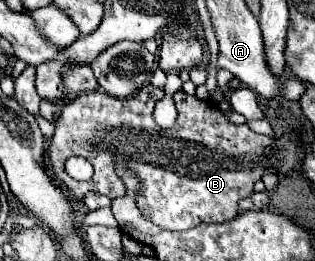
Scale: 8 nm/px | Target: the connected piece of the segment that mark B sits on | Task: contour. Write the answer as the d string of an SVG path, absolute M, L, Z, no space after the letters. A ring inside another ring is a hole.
M144 85L136 95L128 99L116 99L110 95L104 95L100 91L84 93L76 97L74 101L66 103L62 107L60 117L56 119L56 133L54 139L50 139L50 161L54 175L60 175L60 181L64 181L64 187L74 195L76 199L82 199L88 191L96 191L106 195L108 199L122 197L126 193L124 183L120 183L114 163L124 163L132 171L136 171L142 179L140 187L140 211L144 217L152 219L156 225L164 229L184 231L190 227L196 227L200 223L224 223L238 215L238 201L252 195L252 185L266 173L272 171L276 175L284 175L292 171L298 163L298 145L292 137L284 135L280 139L266 137L260 133L254 133L248 125L234 125L230 123L212 101L196 99L194 95L188 95L186 91L174 93L174 103L178 109L178 121L172 129L160 129L154 119L154 103L164 97L162 89L156 89L154 85ZM78 155L86 157L94 165L94 177L88 179L88 183L74 181L66 169L64 163L68 157Z

